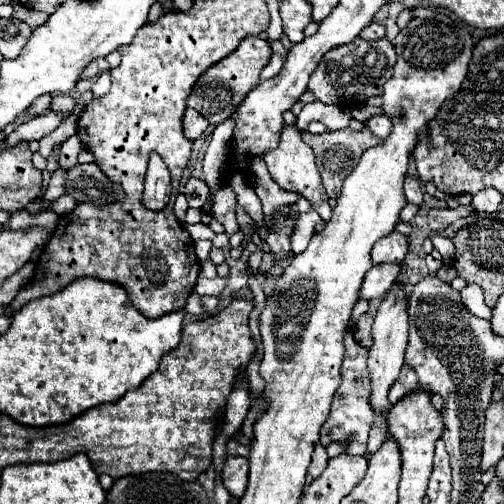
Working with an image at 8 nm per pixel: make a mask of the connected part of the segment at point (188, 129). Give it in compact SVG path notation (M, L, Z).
M188 108L184 114L184 136L188 140L196 140L204 134L206 128L208 128L208 120L202 114L198 114L196 110Z

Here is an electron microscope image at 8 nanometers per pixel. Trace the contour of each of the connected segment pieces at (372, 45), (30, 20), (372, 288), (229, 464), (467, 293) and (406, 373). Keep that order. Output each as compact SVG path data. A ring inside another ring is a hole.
M356 38L352 44L334 48L324 56L316 72L310 76L308 90L324 104L334 104L334 106L342 104L348 108L356 108L364 104L370 96L382 94L382 86L386 84L388 78L392 78L394 64L396 64L396 52L394 46L388 42L388 38L376 42L366 42L362 38Z
M24 6L16 8L12 16L18 18L18 20L24 20L32 30L36 30L38 26L42 26L42 24L48 20L48 14L44 14L44 12L36 12L36 10L30 10L30 8L24 8Z
M402 264L374 266L372 270L366 272L366 278L364 278L364 284L360 290L360 298L372 300L372 298L382 296L384 292L388 292L392 288L392 284L396 284L400 274L402 274Z
M228 456L222 468L222 484L232 496L240 498L246 492L248 484L248 460Z
M466 284L462 290L460 290L460 294L462 294L462 302L464 302L464 306L474 314L474 316L478 316L478 318L486 318L486 320L490 320L492 316L492 310L486 306L486 302L484 302L484 294L482 294L482 288L480 288L480 284Z
M404 364L402 372L400 372L400 378L398 378L396 384L390 388L388 398L390 398L392 404L396 404L398 400L402 400L402 398L406 398L408 394L416 392L416 388L420 388L420 384L418 384L418 380L416 380L416 374L412 372L412 368L408 368L408 364Z

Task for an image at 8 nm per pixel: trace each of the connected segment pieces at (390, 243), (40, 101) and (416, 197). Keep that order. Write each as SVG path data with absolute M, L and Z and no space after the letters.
M392 232L384 238L380 238L374 248L372 248L372 262L380 264L380 262L402 262L408 254L410 242L408 236L400 234L400 232Z
M42 94L42 96L38 96L30 106L28 106L28 110L26 110L26 114L28 116L40 116L40 114L46 114L48 110L50 110L50 96L48 94Z
M406 176L404 178L404 194L406 194L408 202L420 206L422 204L422 184L420 184L420 180L416 180L412 176Z

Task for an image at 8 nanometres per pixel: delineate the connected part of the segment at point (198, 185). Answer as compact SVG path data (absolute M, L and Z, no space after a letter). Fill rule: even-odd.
M190 178L190 180L186 182L186 186L184 186L184 194L186 194L186 198L188 198L190 208L198 208L198 210L200 210L200 208L206 204L206 200L212 196L208 184L206 184L204 180L200 180L200 178Z

